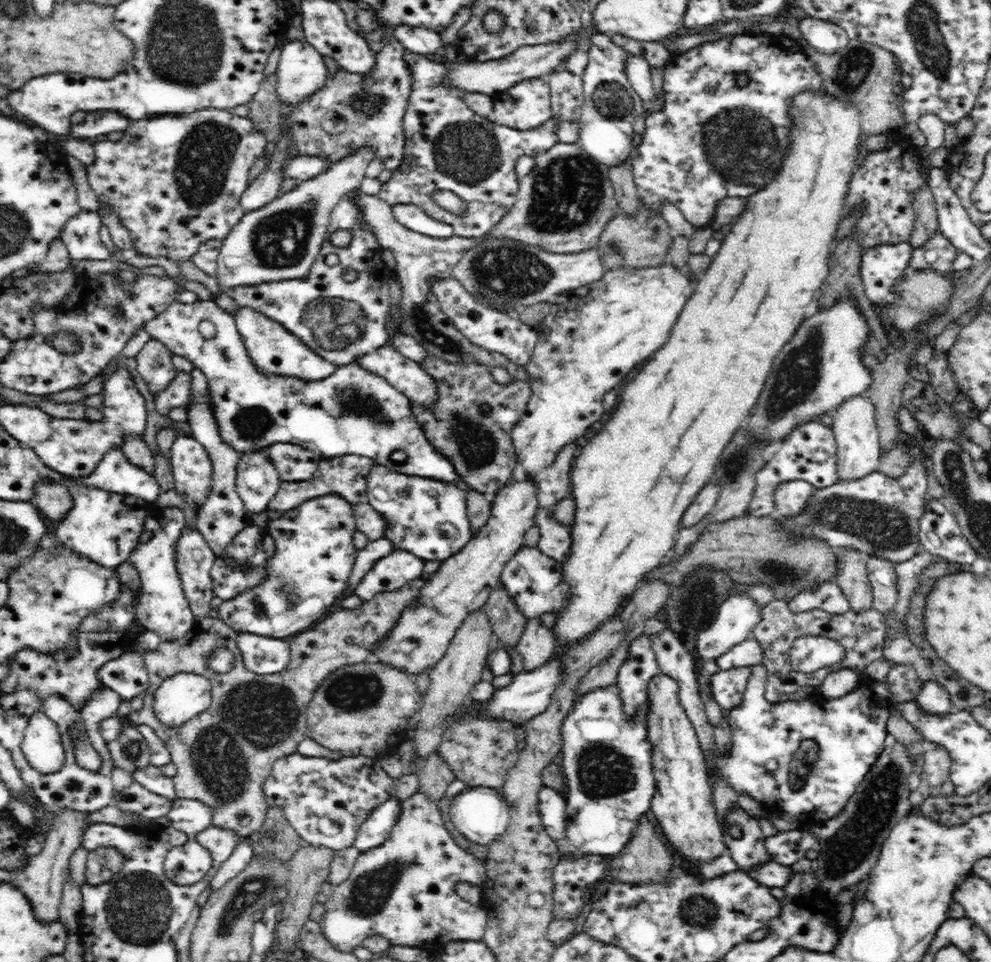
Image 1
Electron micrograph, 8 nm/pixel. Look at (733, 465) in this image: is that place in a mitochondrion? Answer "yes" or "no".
yes

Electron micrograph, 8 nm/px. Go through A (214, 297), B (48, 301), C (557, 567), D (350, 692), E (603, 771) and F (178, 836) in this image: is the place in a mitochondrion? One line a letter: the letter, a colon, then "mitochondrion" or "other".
A: other
B: other
C: other
D: mitochondrion
E: mitochondrion
F: other

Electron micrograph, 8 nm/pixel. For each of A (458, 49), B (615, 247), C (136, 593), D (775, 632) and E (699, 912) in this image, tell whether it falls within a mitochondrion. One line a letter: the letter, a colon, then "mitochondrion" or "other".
A: other
B: mitochondrion
C: other
D: other
E: mitochondrion

